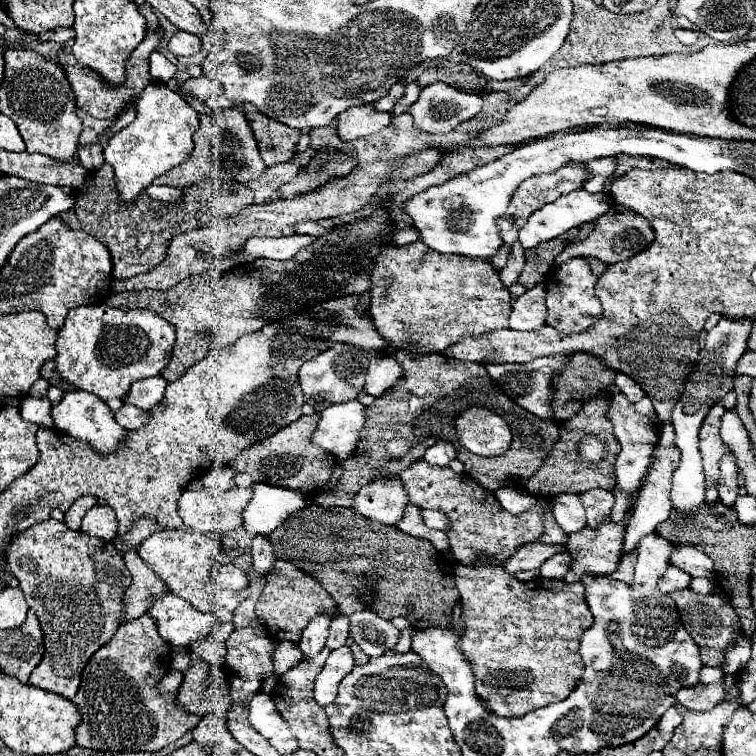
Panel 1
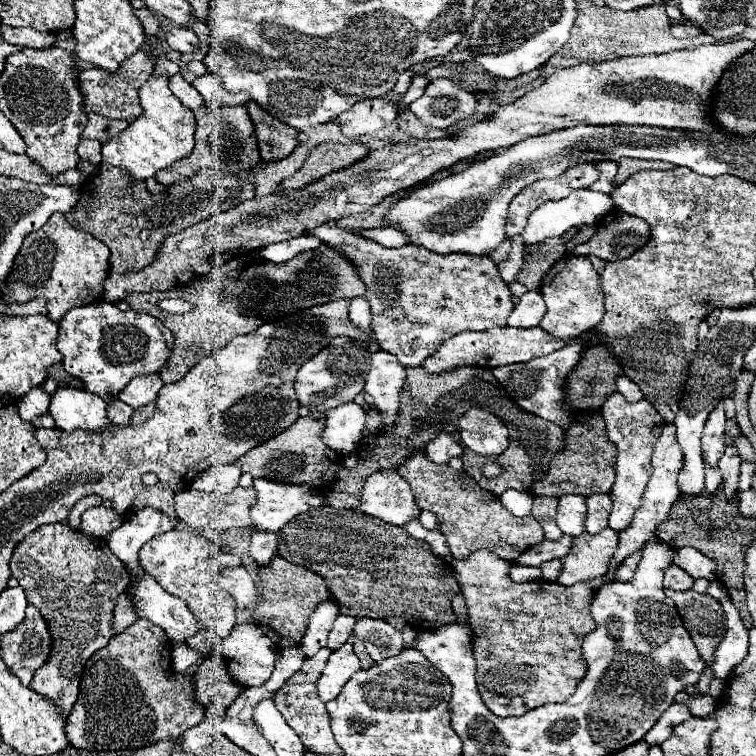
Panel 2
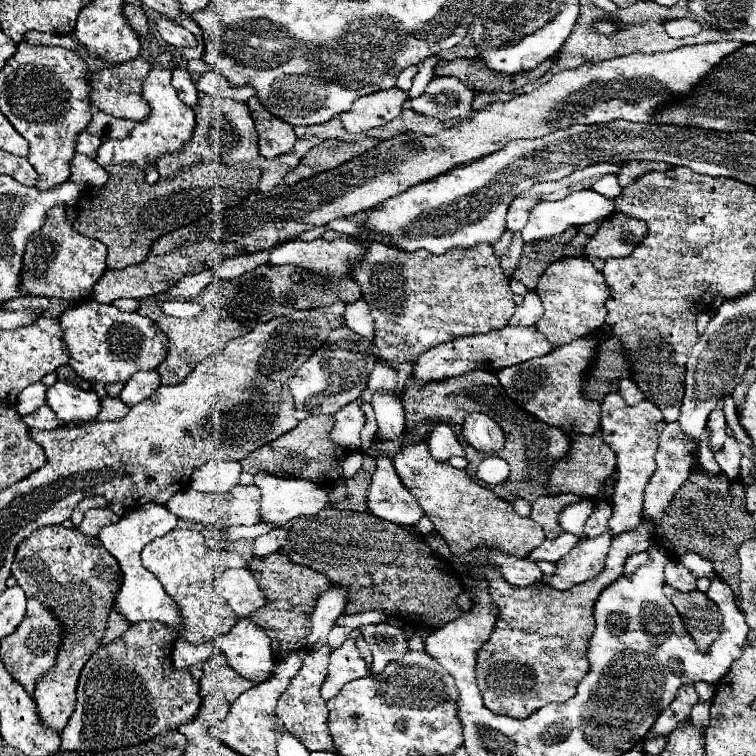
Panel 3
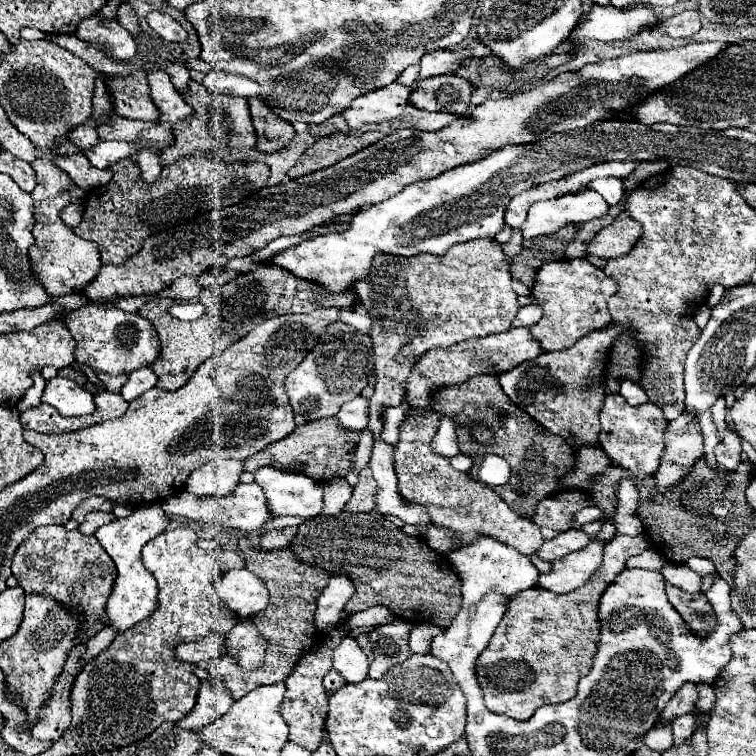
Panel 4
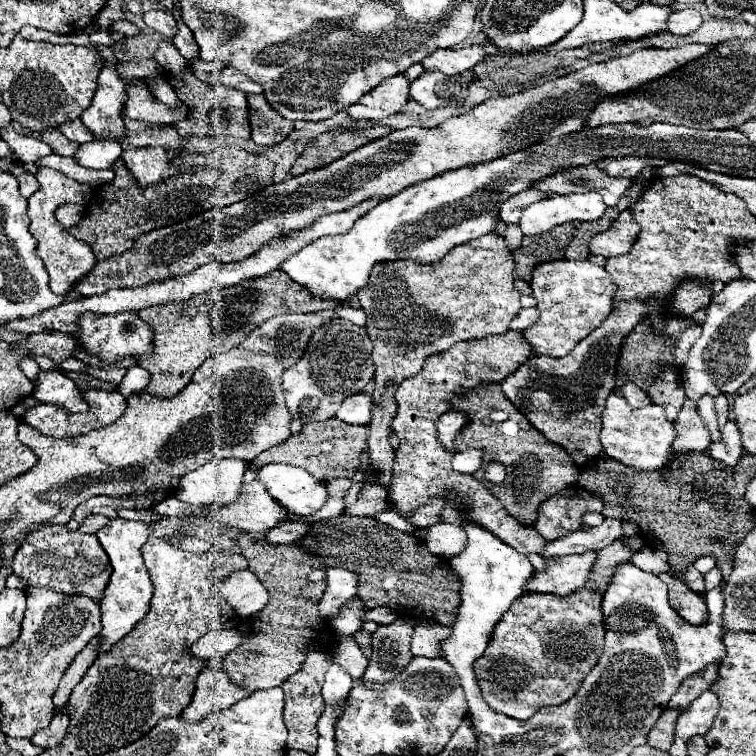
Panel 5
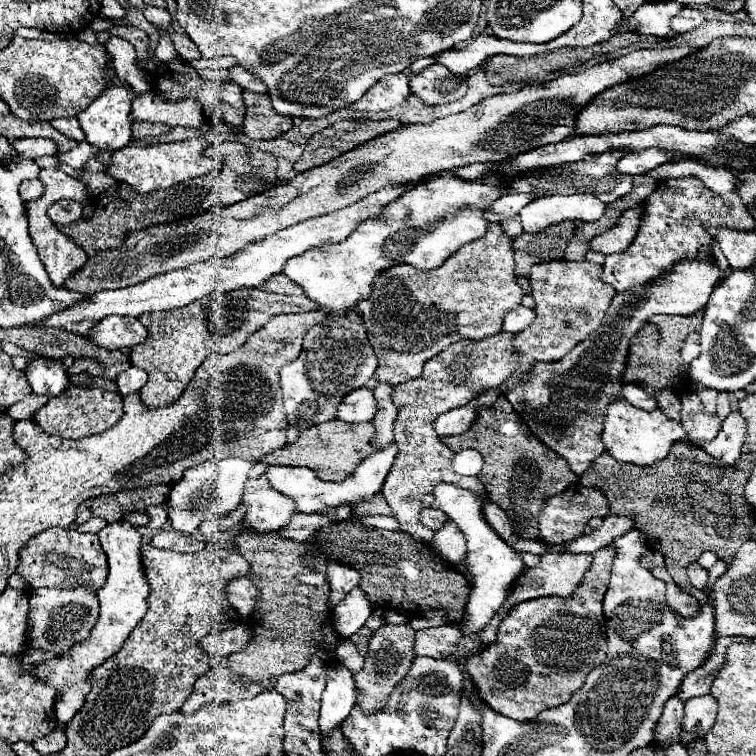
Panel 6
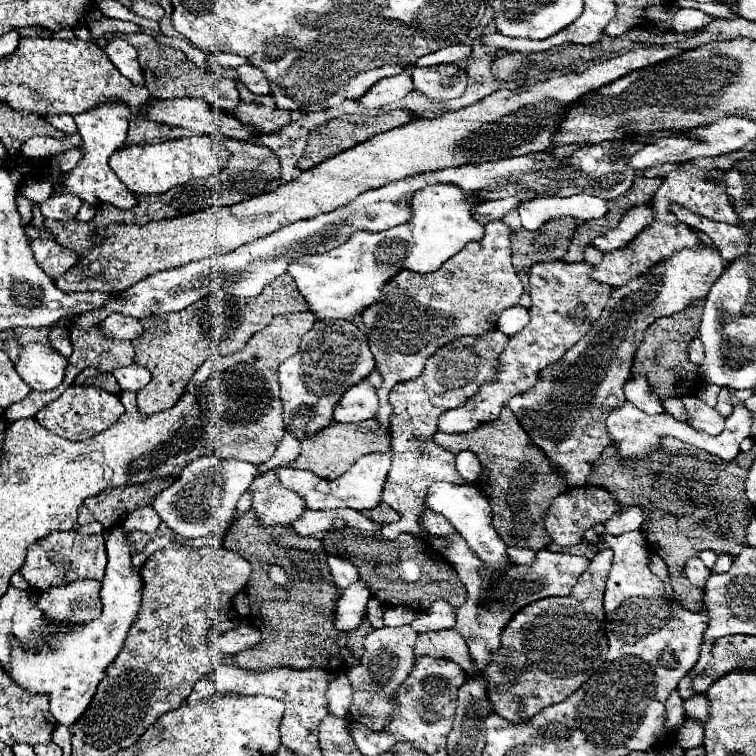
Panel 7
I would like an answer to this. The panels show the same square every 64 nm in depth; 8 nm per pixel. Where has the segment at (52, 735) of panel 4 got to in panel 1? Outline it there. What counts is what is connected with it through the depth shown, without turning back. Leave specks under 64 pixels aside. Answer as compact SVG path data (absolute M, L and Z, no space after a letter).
M54 518L18 532L6 550L8 568L18 578L24 598L44 632L46 650L42 662L30 674L30 684L74 698L82 668L120 626L124 590L132 584L132 574L112 542L80 530L72 532Z

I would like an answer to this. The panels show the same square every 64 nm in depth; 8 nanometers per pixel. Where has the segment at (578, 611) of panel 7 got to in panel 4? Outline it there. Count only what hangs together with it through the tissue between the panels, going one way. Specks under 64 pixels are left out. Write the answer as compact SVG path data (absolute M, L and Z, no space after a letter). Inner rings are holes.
M646 534L638 536L616 536L612 542L606 544L604 548L604 564L588 580L584 586L576 588L574 592L568 594L554 594L550 590L544 590L540 586L528 588L524 592L518 592L508 600L504 618L500 620L494 636L490 638L486 650L478 656L476 662L476 676L478 684L484 692L484 702L486 708L494 714L504 714L516 720L528 720L540 706L544 704L560 704L576 696L576 686L582 676L586 676L592 668L592 656L596 652L596 642L600 634L600 624L598 624L598 600L602 592L610 586L610 582L616 580L616 576L624 570L626 560L632 554L640 554L646 550L648 538ZM428 622L416 624L410 632L410 650L416 654L428 654L430 652L430 640L442 632L443 629L428 624Z

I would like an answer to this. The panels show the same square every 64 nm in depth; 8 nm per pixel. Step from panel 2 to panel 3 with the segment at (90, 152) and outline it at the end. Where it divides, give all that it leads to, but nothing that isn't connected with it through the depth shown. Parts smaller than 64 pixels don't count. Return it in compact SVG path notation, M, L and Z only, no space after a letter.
M82 132L82 134L78 136L78 140L76 140L76 152L78 152L78 154L84 154L84 156L88 156L88 158L94 160L100 144L102 144L102 140L100 140L98 136L92 136L92 134L88 134L88 132Z

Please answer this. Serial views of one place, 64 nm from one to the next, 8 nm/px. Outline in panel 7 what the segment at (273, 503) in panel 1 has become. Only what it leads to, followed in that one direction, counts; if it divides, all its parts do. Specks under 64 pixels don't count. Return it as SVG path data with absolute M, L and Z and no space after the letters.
M392 450L384 453L370 453L359 458L355 464L336 480L324 480L316 476L310 470L294 470L294 468L276 468L278 482L298 494L308 510L328 510L328 508L354 508L354 510L366 510L374 508L382 500L382 488L386 482L386 474L392 464Z

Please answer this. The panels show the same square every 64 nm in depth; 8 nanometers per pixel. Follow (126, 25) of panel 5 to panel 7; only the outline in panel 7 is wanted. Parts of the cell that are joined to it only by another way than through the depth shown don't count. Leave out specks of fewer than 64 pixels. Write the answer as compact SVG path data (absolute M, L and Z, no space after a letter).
M134 32L134 34L116 34L118 38L130 42L136 52L138 52L138 62L144 70L146 78L146 88L150 90L152 96L168 100L168 98L202 98L216 110L222 110L226 114L234 114L234 110L240 104L240 94L236 90L236 82L230 78L218 78L212 72L202 72L198 66L194 66L182 52L160 44L154 36L146 32Z

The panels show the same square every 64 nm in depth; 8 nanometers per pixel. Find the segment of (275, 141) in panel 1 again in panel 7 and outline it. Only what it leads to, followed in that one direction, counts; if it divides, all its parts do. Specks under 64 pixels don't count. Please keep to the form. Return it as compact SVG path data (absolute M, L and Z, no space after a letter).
M238 82L238 92L240 92L240 106L234 116L240 118L244 126L250 126L258 136L274 134L280 128L288 126L290 114L286 110L276 110L272 96L256 96L250 90L246 90L242 82Z

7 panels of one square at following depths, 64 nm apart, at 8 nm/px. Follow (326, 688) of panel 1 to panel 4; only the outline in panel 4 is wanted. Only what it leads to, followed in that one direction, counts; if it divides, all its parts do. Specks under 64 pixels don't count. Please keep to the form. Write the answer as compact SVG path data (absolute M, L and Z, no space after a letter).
M344 636L342 644L334 650L334 654L332 654L332 666L334 666L334 670L336 670L346 682L362 682L362 680L366 680L366 676L368 676L368 660L366 660L364 652L360 650L360 646L356 644L356 640L354 640L352 636Z

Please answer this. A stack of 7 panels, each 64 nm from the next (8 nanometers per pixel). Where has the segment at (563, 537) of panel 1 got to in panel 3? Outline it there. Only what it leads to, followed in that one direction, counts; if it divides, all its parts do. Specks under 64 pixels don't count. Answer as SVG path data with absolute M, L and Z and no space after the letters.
M560 494L560 496L540 496L536 502L532 504L531 518L536 520L546 538L558 538L562 534L562 528L558 524L560 512L566 507L566 504L574 502L574 500L580 500L576 498L574 494Z

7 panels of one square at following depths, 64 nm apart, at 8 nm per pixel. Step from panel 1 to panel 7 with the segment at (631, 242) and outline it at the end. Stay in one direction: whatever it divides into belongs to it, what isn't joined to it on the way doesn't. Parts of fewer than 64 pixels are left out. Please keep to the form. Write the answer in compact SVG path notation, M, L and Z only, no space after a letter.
M648 204L644 206L634 206L632 210L628 210L620 224L612 230L608 230L606 234L598 236L592 240L592 246L598 248L600 252L614 252L620 250L624 246L628 246L648 224L652 222L652 210Z

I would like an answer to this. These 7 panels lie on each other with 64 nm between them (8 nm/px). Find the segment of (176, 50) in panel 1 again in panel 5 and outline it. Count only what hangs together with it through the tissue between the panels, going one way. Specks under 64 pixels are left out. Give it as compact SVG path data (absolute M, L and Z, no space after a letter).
M148 10L144 14L144 22L146 26L150 26L152 30L160 32L162 36L166 38L174 38L178 34L178 26L176 26L176 20L170 12L166 10Z

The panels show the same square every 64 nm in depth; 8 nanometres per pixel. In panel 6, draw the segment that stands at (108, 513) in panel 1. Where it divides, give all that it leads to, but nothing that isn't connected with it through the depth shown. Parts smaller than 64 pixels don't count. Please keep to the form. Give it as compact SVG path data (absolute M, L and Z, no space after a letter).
M90 518L88 522L78 526L78 532L100 532L106 526L104 518Z

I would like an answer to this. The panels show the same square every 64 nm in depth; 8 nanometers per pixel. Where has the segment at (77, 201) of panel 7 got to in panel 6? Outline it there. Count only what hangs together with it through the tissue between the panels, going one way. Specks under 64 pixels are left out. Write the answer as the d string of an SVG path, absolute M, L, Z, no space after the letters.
M64 200L64 202L56 202L56 204L48 210L48 214L50 214L50 218L52 218L56 224L66 226L66 224L72 224L72 222L80 220L83 210L83 204L78 202L66 202L66 200Z

